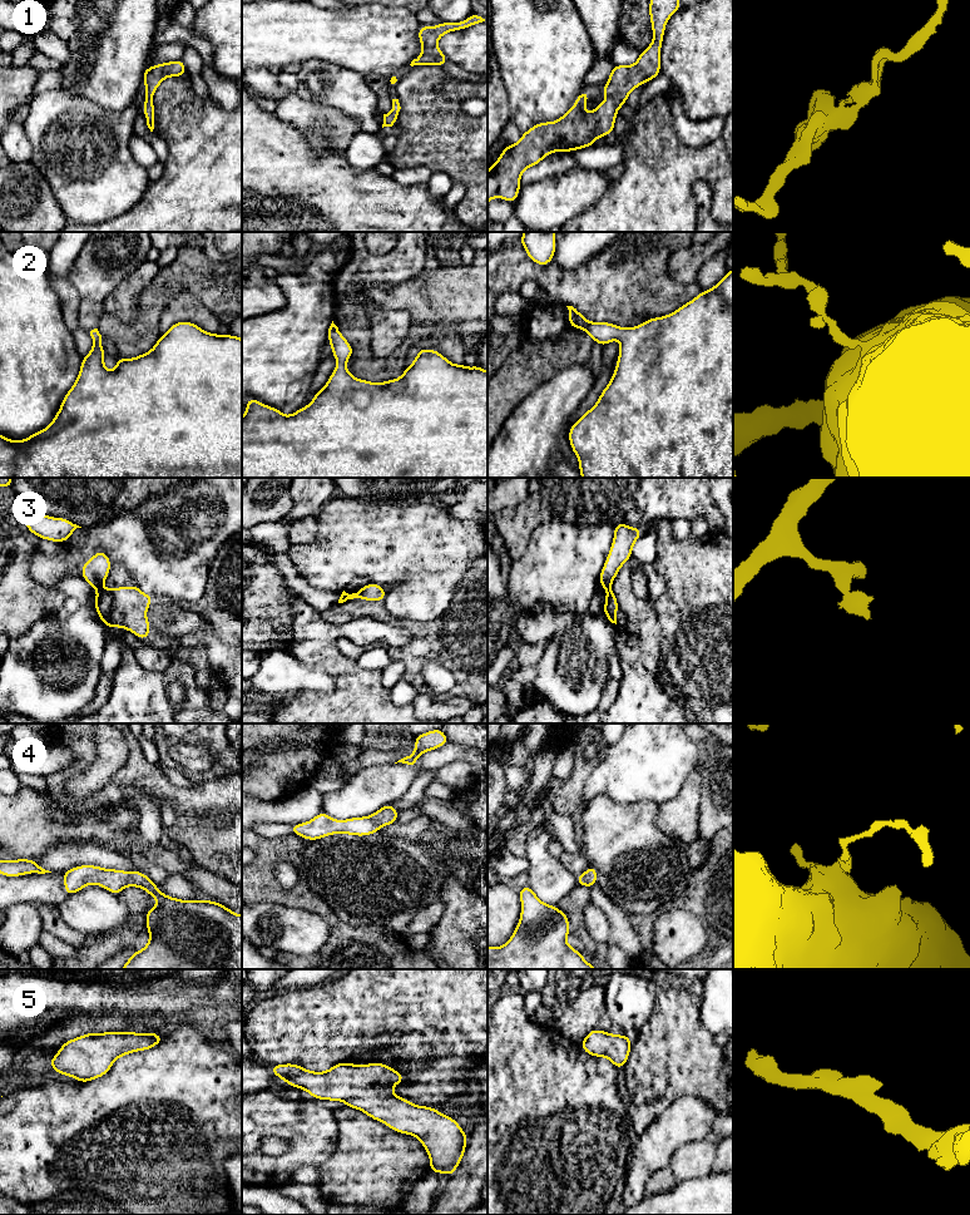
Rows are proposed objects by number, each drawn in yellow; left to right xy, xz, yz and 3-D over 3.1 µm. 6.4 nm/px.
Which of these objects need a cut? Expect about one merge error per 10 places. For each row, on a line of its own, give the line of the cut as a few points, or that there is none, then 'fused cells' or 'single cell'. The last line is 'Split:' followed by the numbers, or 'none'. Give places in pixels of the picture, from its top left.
1: no cut | single cell
2: no cut | single cell
3: xy (100, 587), (97, 591) | fused cells
4: no cut | single cell
5: no cut | single cell
Split: 3

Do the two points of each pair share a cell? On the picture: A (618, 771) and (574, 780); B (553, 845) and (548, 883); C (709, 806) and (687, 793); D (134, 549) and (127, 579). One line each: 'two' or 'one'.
A: two
B: two
C: two
D: two

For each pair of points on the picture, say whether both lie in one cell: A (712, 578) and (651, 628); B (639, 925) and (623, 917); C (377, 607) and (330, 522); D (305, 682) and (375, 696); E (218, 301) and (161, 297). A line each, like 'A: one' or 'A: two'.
A: two
B: two
C: two
D: two
E: one

